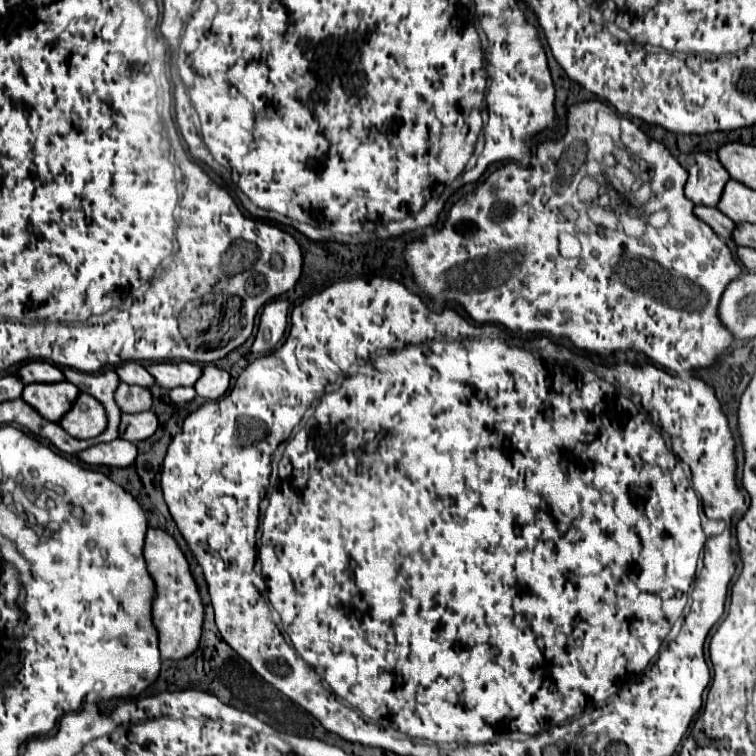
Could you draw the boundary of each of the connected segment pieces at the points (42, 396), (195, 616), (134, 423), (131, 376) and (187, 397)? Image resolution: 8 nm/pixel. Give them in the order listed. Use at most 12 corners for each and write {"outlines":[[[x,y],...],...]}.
{"outlines":[[[32,383],[24,401],[50,421],[60,421],[78,399],[78,387]],[[150,527],[152,619],[162,659],[190,657],[204,601],[176,539]],[[124,413],[120,437],[136,443],[152,437],[158,415]],[[140,363],[116,367],[128,385],[152,387],[156,379]],[[174,387],[170,399],[188,403],[196,397],[194,387]]]}

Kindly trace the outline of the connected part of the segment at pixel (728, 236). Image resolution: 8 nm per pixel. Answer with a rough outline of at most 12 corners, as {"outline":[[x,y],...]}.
{"outline":[[698,205],[696,217],[704,219],[728,245],[736,223],[716,211]]}

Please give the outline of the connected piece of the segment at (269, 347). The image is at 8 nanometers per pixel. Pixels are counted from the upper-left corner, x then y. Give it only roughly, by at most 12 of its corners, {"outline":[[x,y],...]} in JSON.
{"outline":[[274,299],[264,307],[254,353],[276,349],[288,325],[290,305]]}

